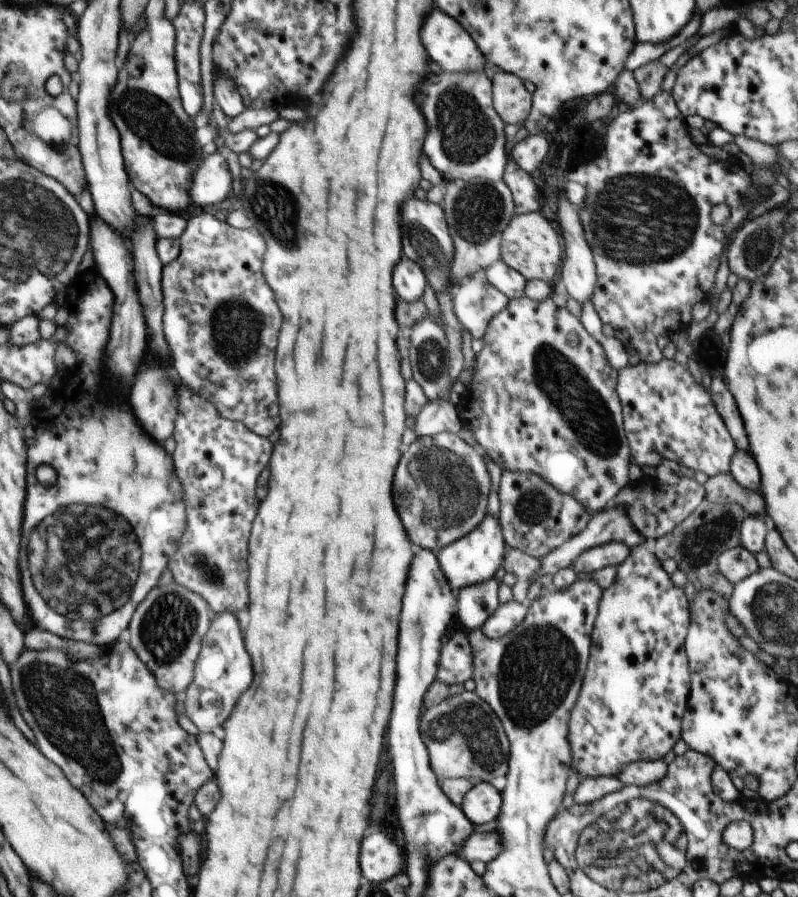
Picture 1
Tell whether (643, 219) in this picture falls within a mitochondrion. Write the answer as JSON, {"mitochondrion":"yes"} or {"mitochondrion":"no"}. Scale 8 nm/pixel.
{"mitochondrion":"yes"}

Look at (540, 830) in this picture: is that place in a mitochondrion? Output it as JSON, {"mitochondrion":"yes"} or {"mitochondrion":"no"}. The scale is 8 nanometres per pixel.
{"mitochondrion":"no"}

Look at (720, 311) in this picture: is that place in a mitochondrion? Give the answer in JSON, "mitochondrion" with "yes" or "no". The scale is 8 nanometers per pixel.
{"mitochondrion":"no"}

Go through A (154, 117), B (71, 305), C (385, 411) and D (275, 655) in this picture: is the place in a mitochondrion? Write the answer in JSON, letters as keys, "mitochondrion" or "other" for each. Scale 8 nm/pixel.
{"A":"mitochondrion","B":"other","C":"other","D":"other"}

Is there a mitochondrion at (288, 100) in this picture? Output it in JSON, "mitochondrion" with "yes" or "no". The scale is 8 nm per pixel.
{"mitochondrion":"no"}

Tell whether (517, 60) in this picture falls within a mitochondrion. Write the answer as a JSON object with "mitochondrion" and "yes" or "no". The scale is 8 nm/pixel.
{"mitochondrion":"no"}

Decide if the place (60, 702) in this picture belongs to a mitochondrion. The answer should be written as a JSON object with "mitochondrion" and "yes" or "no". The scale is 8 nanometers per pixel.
{"mitochondrion":"yes"}

